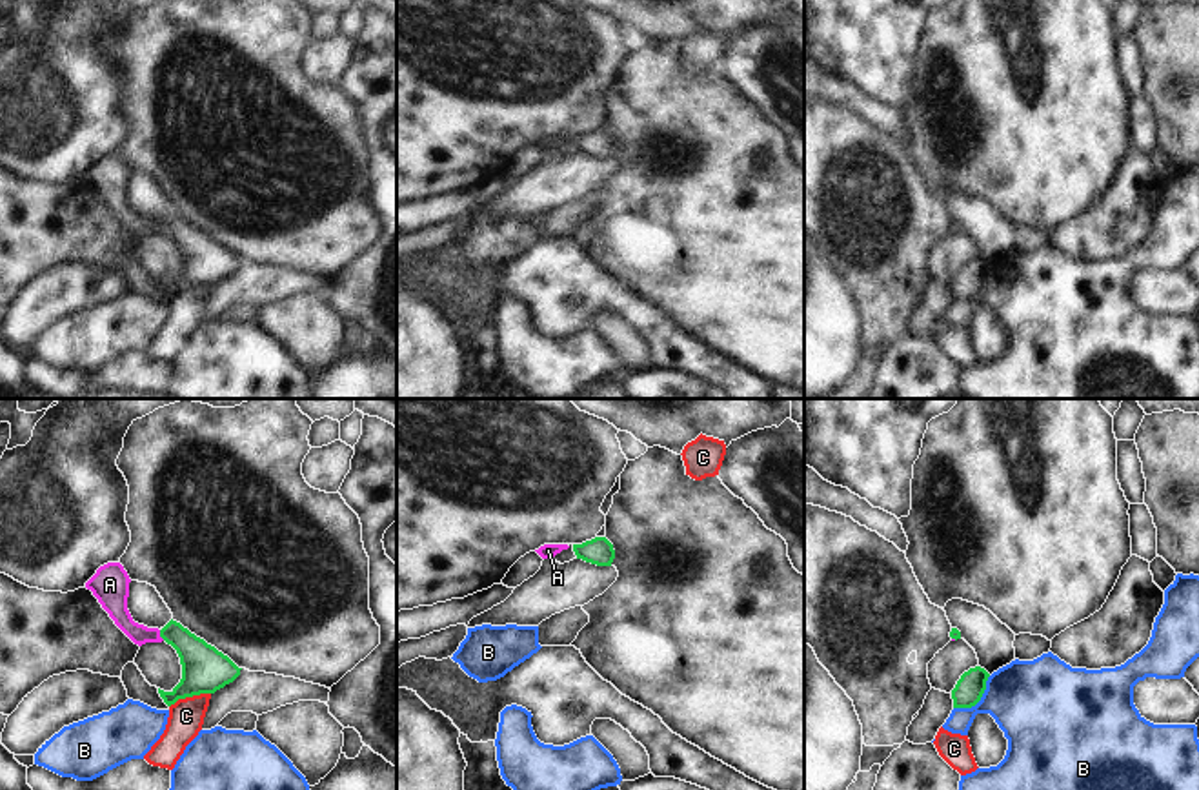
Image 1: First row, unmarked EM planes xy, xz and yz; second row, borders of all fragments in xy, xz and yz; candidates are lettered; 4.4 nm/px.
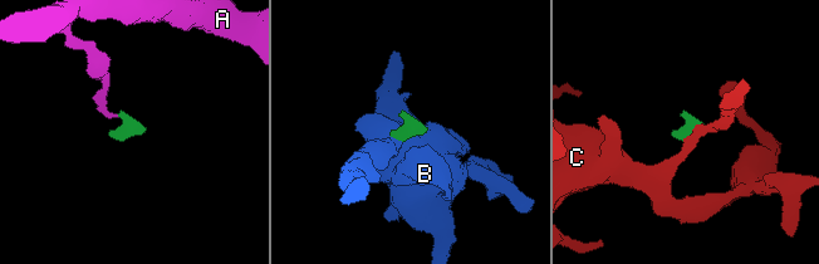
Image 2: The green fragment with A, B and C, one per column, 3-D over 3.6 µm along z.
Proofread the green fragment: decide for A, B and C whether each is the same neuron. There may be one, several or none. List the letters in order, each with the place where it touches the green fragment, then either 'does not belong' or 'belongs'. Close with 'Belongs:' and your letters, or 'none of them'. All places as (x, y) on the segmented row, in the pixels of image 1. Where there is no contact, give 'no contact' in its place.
A: contact xy (161, 636); belongs
B: contact yz (977, 701); does not belong
C: contact xy (190, 696); does not belong
Belongs: A

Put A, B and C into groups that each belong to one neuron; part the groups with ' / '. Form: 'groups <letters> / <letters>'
groups A / B / C

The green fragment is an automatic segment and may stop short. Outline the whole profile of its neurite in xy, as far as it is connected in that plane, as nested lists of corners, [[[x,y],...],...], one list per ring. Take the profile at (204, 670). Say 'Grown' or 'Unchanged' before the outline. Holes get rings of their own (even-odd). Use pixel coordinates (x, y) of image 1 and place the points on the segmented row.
Grown. [[[107,562],[96,570],[86,582],[86,588],[93,592],[115,624],[135,644],[166,641],[176,650],[182,664],[182,679],[171,692],[158,688],[167,706],[178,699],[215,694],[240,675],[242,668],[180,623],[171,619],[162,630],[135,623],[127,610],[129,582],[131,579],[120,562]]]

